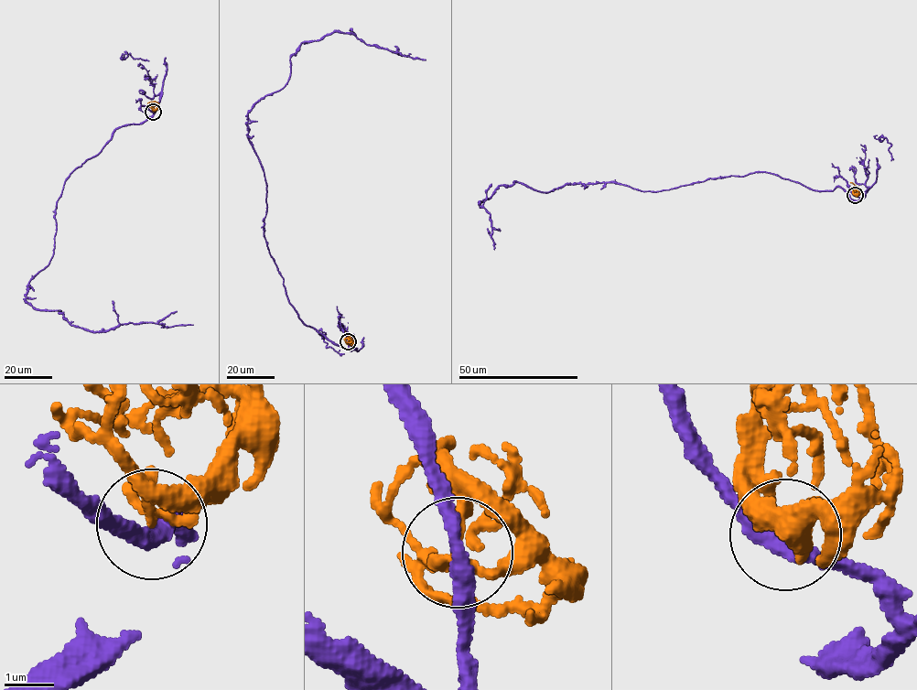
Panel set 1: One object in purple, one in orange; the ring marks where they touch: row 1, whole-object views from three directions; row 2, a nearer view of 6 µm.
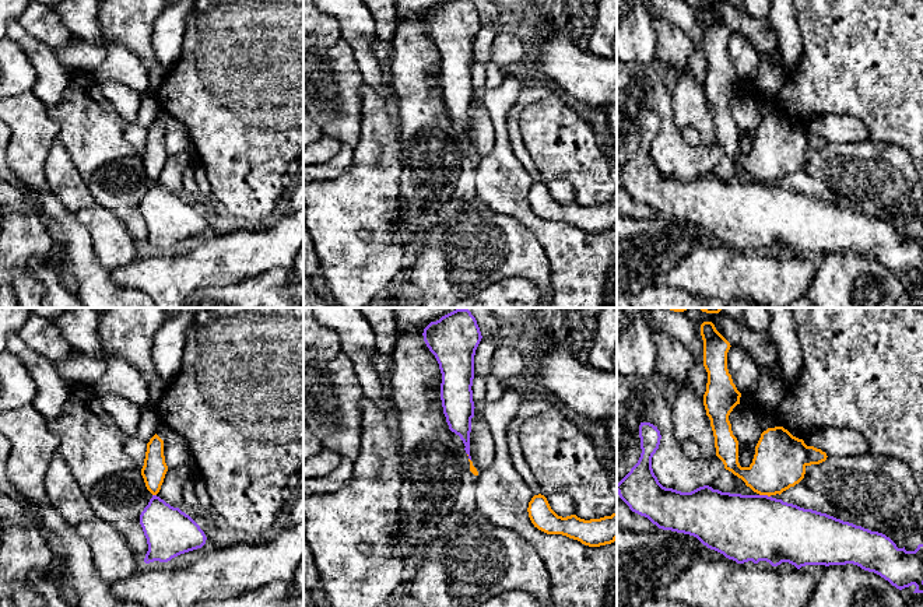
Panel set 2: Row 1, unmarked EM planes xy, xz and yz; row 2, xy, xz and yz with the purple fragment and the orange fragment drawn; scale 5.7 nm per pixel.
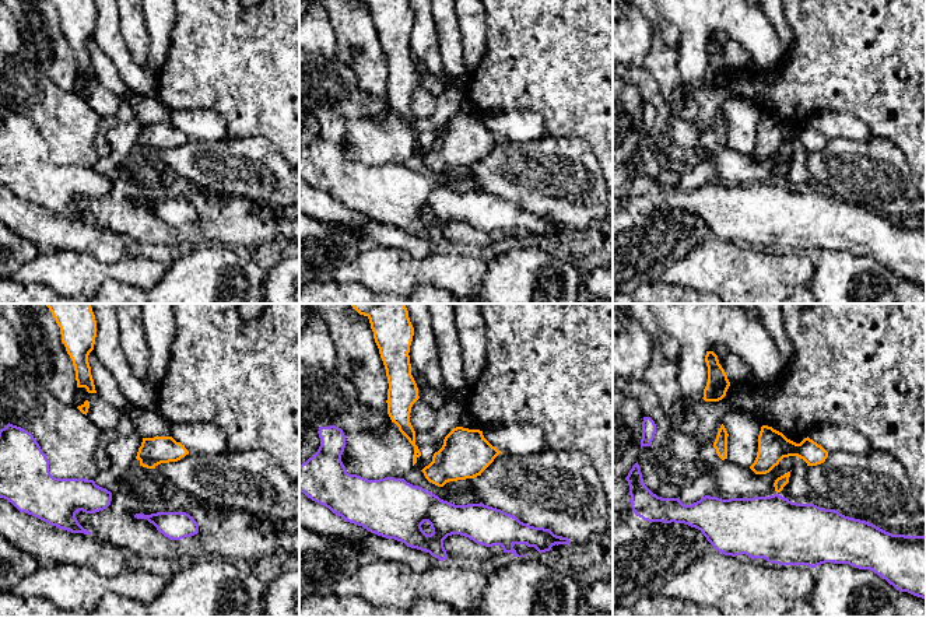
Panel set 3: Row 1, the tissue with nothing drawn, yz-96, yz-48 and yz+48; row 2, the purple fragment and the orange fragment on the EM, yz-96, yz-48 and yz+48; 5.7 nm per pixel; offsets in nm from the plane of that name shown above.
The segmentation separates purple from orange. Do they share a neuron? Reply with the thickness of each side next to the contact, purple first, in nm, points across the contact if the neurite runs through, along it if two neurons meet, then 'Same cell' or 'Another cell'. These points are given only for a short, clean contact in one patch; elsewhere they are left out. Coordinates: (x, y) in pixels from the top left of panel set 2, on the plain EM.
Thickness 380 nm (purple) against 300 nm. Boundary: yz (760, 181), (769, 183). Another cell

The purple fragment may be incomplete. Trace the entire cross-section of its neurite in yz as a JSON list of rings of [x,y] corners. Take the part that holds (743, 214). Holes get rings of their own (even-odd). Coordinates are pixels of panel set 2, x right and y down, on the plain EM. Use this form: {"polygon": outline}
{"polygon": [[[641,109],[639,124],[641,144],[617,171],[617,179],[632,199],[647,204],[659,215],[694,222],[737,250],[766,248],[778,253],[789,249],[797,256],[806,252],[853,250],[880,262],[899,277],[915,271],[913,280],[923,280],[923,231],[915,238],[906,238],[882,220],[768,182],[730,180],[709,172],[691,179],[666,175],[652,155],[652,144],[661,126],[660,117],[650,109]]]}

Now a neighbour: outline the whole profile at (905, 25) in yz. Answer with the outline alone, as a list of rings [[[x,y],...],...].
[[[793,0],[793,4],[803,49],[799,63],[787,73],[776,95],[779,113],[799,126],[806,126],[811,119],[829,113],[857,117],[868,129],[870,140],[895,144],[909,154],[923,192],[923,0]]]

